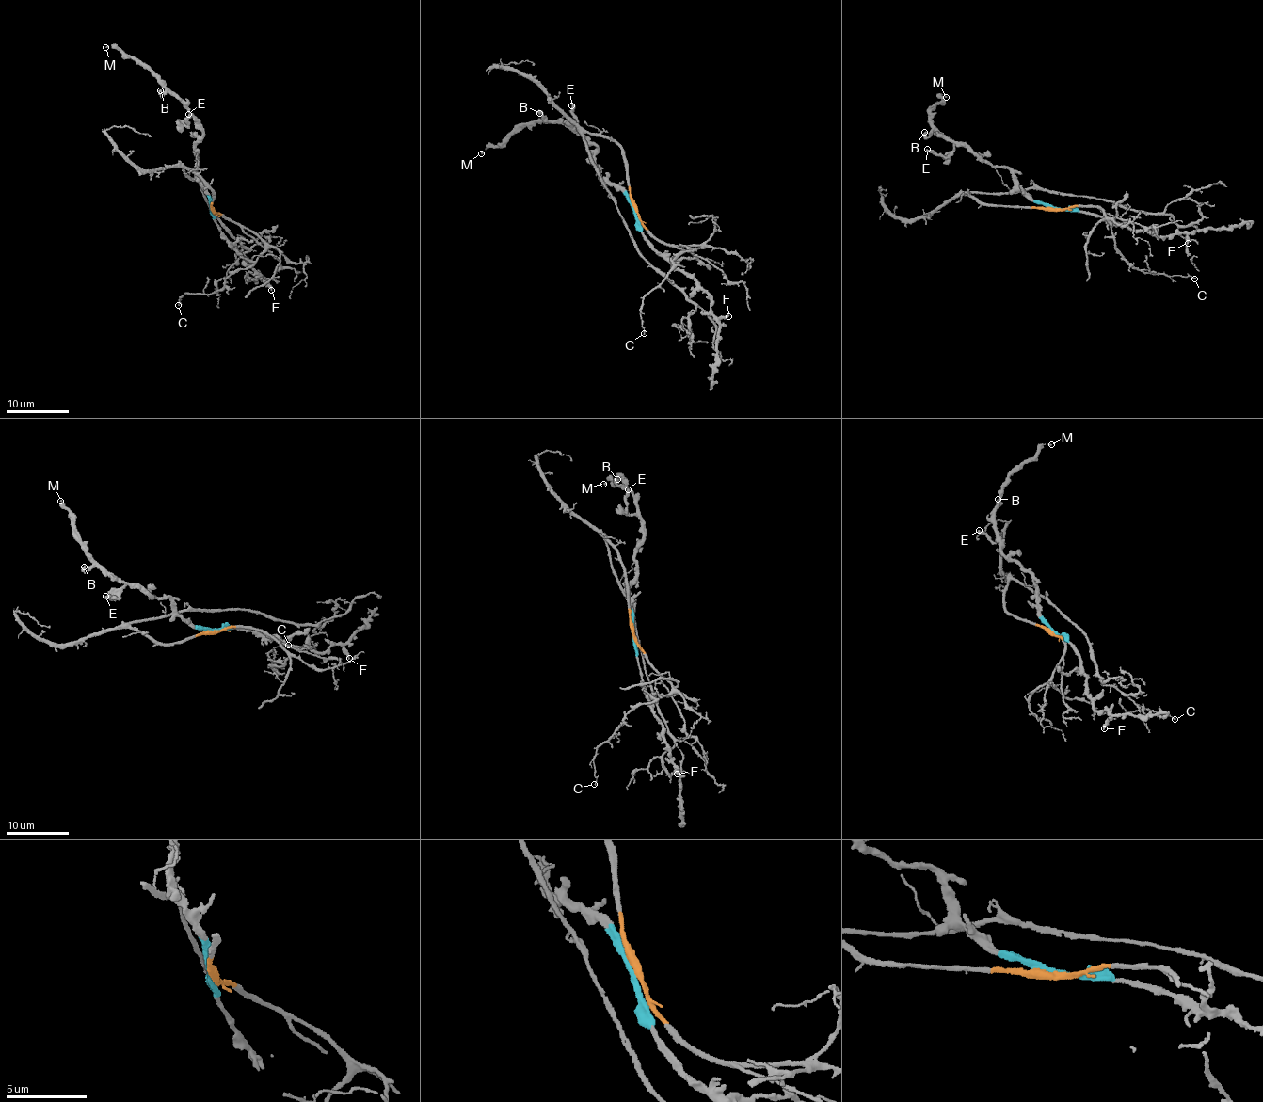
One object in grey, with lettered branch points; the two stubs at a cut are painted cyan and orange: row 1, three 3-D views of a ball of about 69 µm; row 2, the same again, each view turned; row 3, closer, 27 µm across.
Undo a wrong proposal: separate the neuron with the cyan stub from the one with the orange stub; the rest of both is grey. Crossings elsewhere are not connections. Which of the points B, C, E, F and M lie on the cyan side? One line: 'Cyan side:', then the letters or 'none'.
Cyan side: B, E, F, M

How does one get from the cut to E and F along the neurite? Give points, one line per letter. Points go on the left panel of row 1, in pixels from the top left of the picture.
E: (211, 209), (211, 199), (198, 178), (195, 147), (202, 132), (193, 116), (185, 120), (187, 127), (188, 115)
F: (211, 209), (210, 214), (216, 225), (271, 290)

